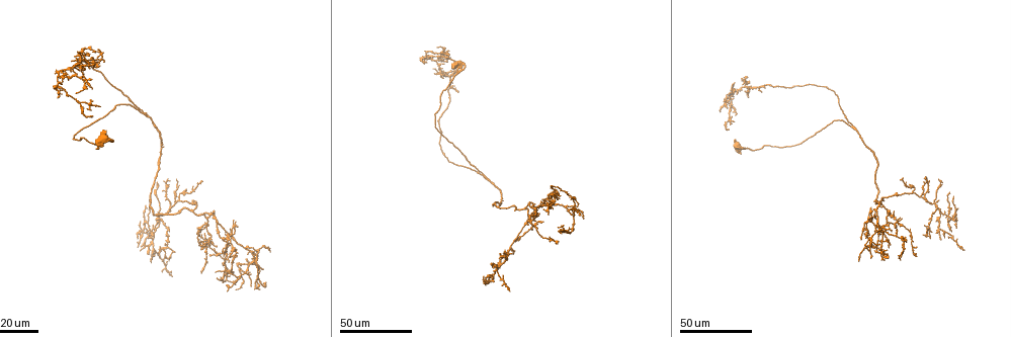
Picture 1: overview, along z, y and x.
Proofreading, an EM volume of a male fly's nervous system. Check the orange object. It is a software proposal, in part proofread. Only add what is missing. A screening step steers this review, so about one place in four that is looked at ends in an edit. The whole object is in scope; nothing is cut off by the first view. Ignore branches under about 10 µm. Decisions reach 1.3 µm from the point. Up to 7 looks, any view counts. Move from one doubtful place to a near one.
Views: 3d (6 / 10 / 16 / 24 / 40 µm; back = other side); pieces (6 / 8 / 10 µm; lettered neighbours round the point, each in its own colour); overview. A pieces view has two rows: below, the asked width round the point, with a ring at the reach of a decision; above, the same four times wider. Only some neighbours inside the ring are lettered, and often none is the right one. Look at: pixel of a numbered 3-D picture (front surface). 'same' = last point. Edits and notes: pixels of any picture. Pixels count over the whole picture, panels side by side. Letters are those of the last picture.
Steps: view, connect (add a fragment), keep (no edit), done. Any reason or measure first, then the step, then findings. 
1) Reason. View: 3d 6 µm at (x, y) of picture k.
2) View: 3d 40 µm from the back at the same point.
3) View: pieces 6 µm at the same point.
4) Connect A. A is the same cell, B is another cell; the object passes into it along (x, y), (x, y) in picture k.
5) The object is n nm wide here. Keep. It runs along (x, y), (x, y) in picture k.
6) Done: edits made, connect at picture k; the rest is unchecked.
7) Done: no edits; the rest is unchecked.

End of a long branch. View: 3d 24 µm at (548, 215) of picture 1.

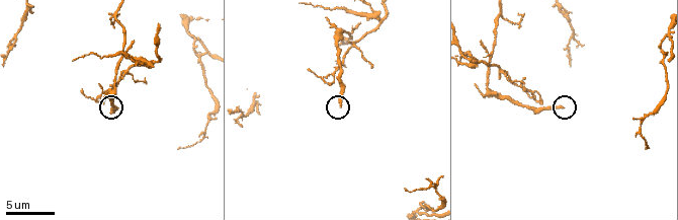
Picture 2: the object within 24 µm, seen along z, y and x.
View: 3d 10 µm at (565, 106) of picture 2.

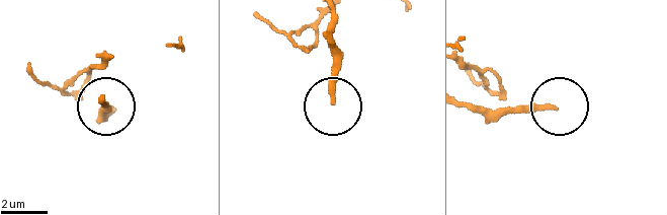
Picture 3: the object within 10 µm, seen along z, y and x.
See the neighbours. View: pieces 6 µm at (555, 106) of picture 3.

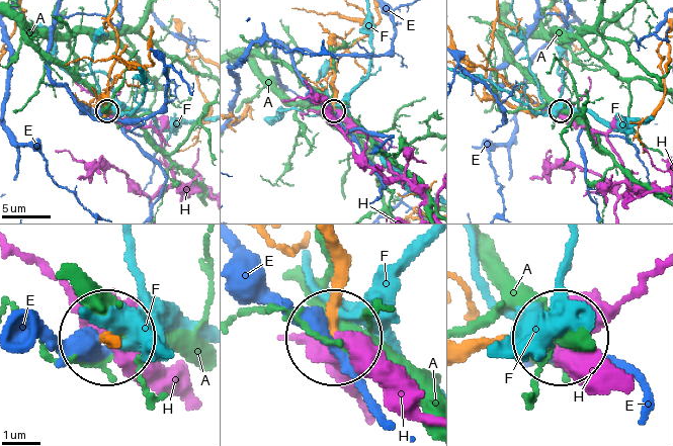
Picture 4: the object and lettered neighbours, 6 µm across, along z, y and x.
Keep. A, E, F and H are other cells; it runs along (333, 248), (333, 332) in picture 4; no lettered fragment goes on from it.

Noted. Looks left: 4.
Branch stops here. View: 3d 40 µm at (735, 121) of picture 1.

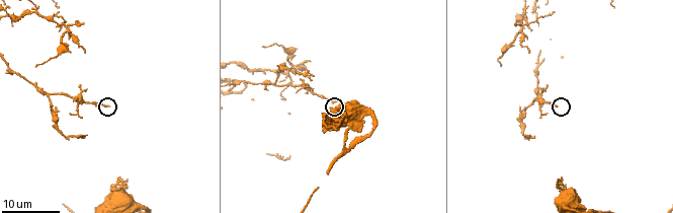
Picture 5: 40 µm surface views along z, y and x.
View: pieces 6 µm at (335, 102) of picture 5.

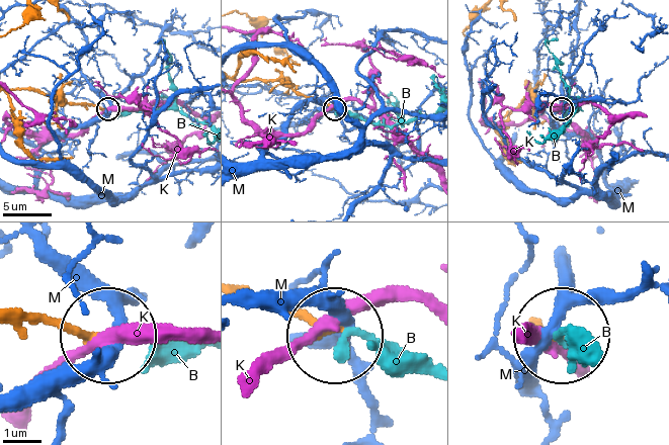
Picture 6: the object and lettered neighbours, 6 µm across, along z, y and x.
Connect B. B is the same cell, K and M are other cells; the object passes into it along (85, 104), (140, 111), (178, 108), (202, 120) in picture 6; the cell continues.

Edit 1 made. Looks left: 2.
Done: edits made, connect at picture 6; the rest is unchecked.

